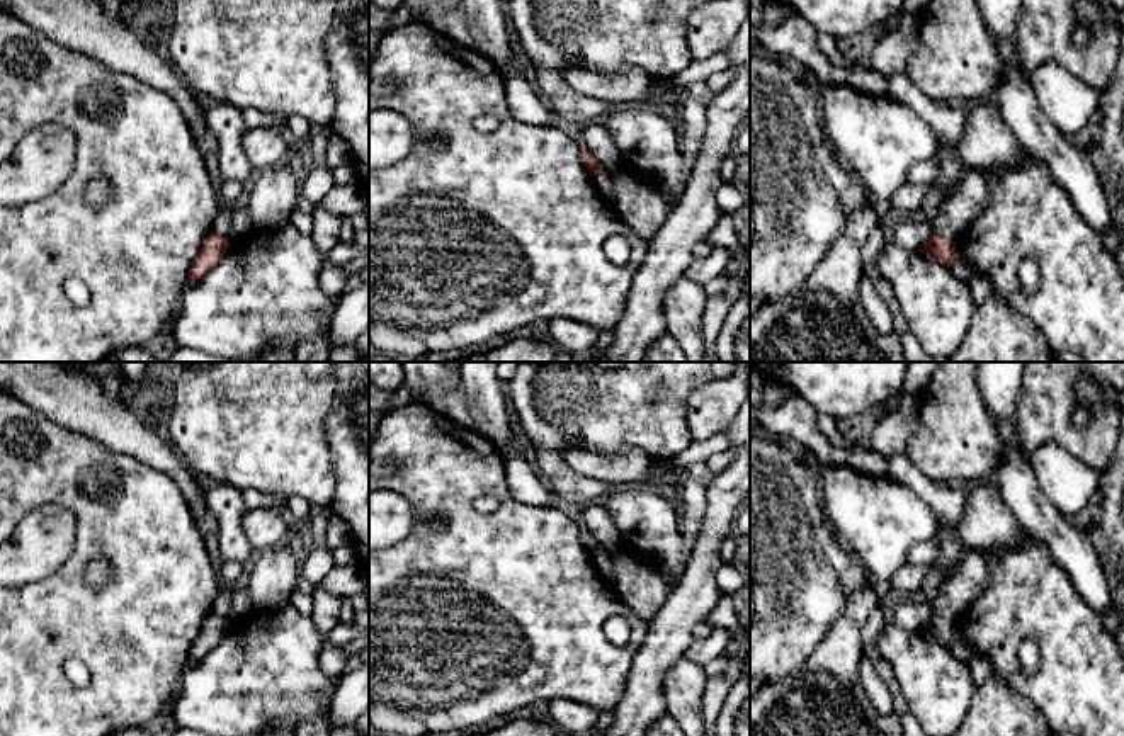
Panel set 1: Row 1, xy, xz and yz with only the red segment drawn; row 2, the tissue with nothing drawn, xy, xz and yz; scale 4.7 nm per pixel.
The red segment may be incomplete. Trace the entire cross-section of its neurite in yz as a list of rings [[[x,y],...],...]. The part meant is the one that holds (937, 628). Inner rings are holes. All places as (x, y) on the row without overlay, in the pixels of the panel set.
[[[932,614],[928,622],[918,631],[942,646],[951,648],[954,639],[956,622]]]

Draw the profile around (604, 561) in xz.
[[[605,547],[593,558],[595,568],[604,580],[614,583],[614,556]]]

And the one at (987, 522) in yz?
[[[995,478],[962,488],[964,513],[954,532],[966,547],[1013,549],[1022,544],[1024,529],[1005,503]]]

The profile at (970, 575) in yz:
[[[966,547],[952,566],[954,571],[932,602],[932,614],[957,622],[988,581],[988,568],[983,554],[974,547]]]

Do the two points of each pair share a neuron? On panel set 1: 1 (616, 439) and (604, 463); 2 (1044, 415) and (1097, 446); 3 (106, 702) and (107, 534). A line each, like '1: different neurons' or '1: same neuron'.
1: different neurons
2: same neuron
3: same neuron

